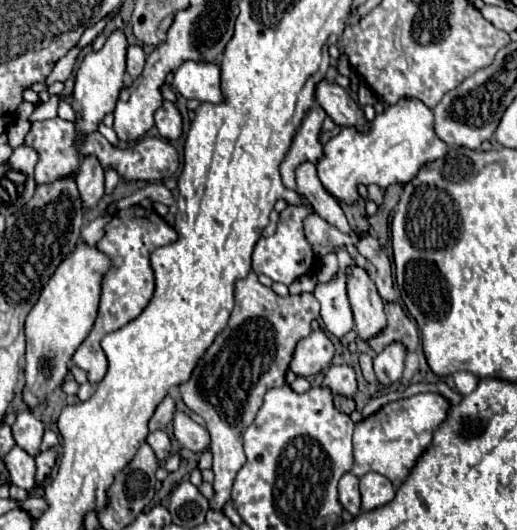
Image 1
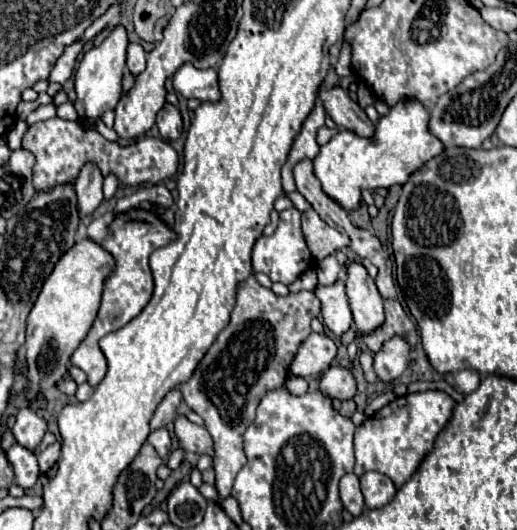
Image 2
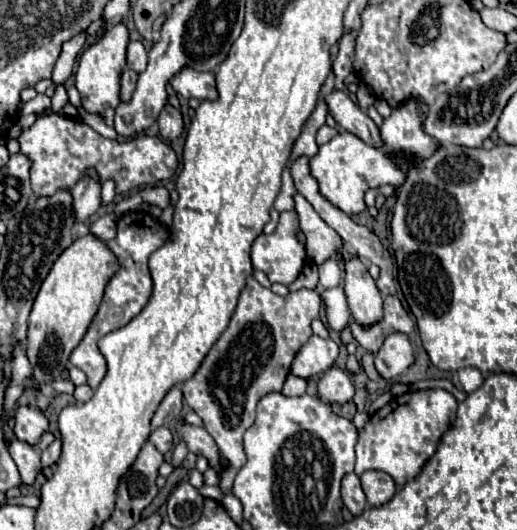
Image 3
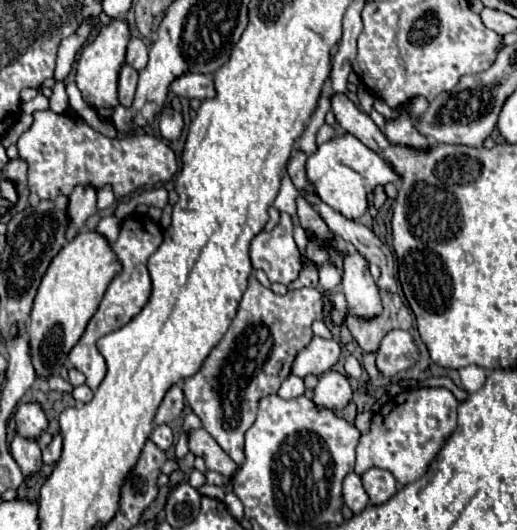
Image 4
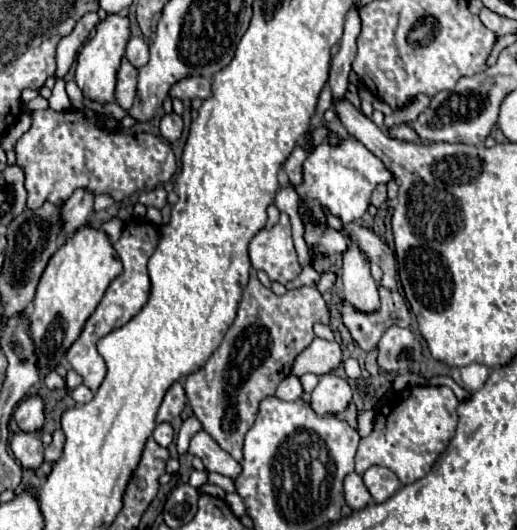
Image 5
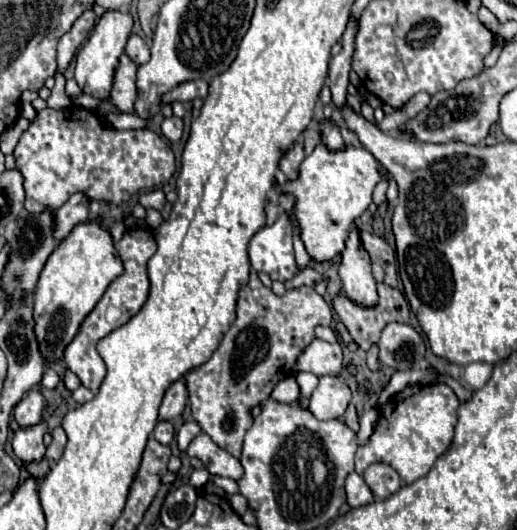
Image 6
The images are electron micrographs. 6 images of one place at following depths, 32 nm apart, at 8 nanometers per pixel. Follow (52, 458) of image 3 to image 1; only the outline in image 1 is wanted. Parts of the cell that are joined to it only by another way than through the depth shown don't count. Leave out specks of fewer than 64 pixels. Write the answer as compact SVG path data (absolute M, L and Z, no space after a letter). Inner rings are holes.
M46 450L46 452L40 452L40 456L36 456L36 486L42 486L46 476L50 474L50 470L54 468L54 462L56 462L56 450Z

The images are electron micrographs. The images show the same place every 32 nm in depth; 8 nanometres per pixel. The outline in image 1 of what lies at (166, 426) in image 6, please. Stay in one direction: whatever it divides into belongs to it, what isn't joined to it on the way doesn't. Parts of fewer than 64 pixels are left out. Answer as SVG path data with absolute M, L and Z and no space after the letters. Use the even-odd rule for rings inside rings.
M160 430L160 432L150 432L150 434L146 436L146 442L152 446L156 458L158 458L160 462L166 462L166 458L170 456L170 440L168 440L166 432L164 432L164 430Z

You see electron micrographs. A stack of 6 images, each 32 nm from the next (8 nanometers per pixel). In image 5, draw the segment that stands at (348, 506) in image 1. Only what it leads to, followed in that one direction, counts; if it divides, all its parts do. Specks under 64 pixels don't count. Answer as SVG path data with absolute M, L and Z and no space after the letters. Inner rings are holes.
M356 472L348 474L344 480L344 498L352 510L360 510L372 502L370 492L364 488L362 476L358 476Z

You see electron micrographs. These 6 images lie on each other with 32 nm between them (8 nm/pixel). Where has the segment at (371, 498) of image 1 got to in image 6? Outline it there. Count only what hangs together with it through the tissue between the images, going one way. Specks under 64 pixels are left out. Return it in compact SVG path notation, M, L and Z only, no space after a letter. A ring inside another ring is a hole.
M372 464L372 466L368 466L366 472L364 472L364 480L366 480L366 484L372 490L376 500L388 498L390 494L398 492L400 486L402 486L400 476L396 474L396 470L386 466L386 464Z

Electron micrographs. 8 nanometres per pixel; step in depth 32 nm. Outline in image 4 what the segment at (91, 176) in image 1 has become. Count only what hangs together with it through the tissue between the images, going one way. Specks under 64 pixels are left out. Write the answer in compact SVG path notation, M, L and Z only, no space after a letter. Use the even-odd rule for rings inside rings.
M78 184L72 190L70 204L68 204L68 214L72 216L72 230L76 230L78 226L84 226L86 218L98 212L96 194L98 190L92 184Z

